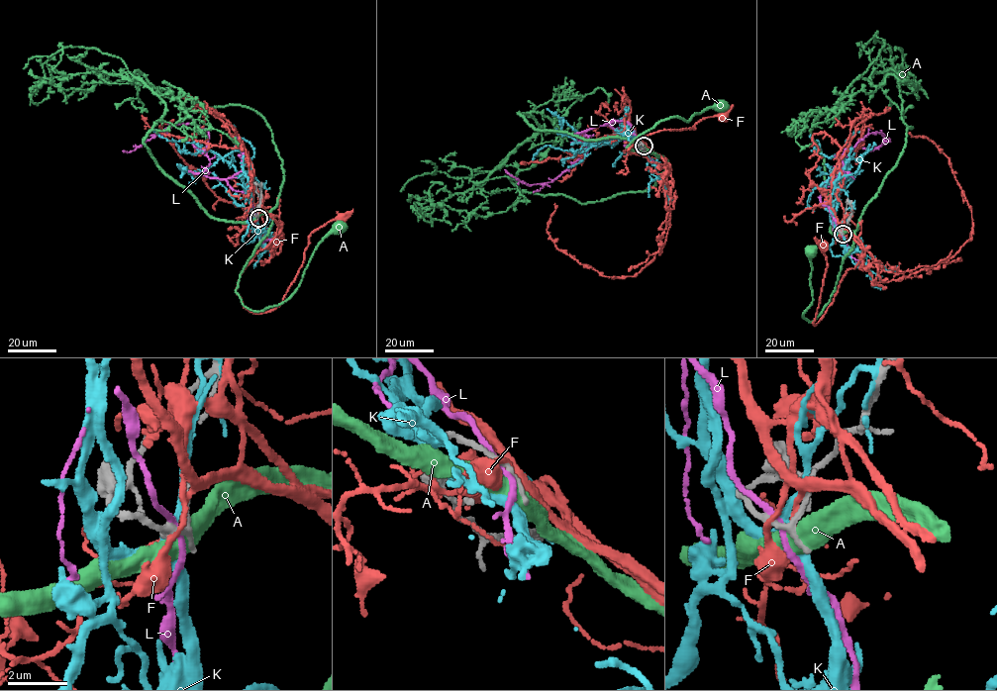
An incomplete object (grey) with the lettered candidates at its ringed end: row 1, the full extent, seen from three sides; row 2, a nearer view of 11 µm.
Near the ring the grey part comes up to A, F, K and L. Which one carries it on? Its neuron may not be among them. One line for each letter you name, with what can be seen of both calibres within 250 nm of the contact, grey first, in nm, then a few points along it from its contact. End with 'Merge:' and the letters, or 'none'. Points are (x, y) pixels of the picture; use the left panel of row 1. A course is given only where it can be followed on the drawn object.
Merge: none

